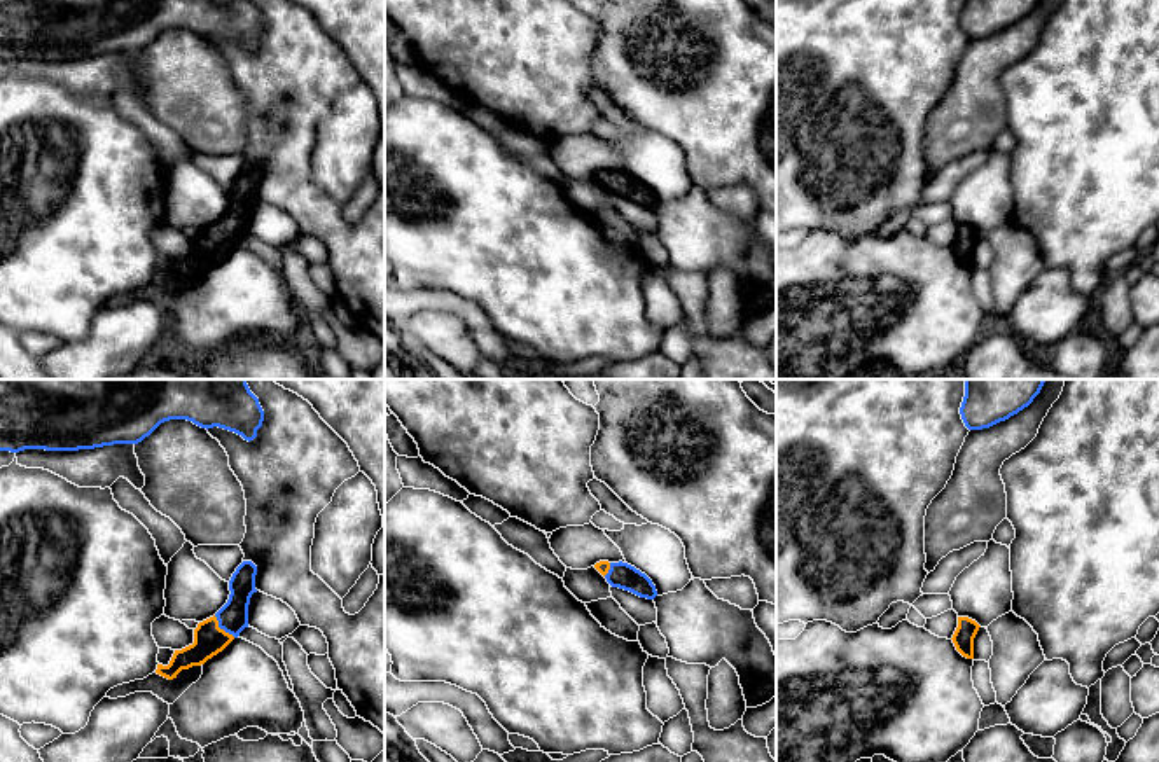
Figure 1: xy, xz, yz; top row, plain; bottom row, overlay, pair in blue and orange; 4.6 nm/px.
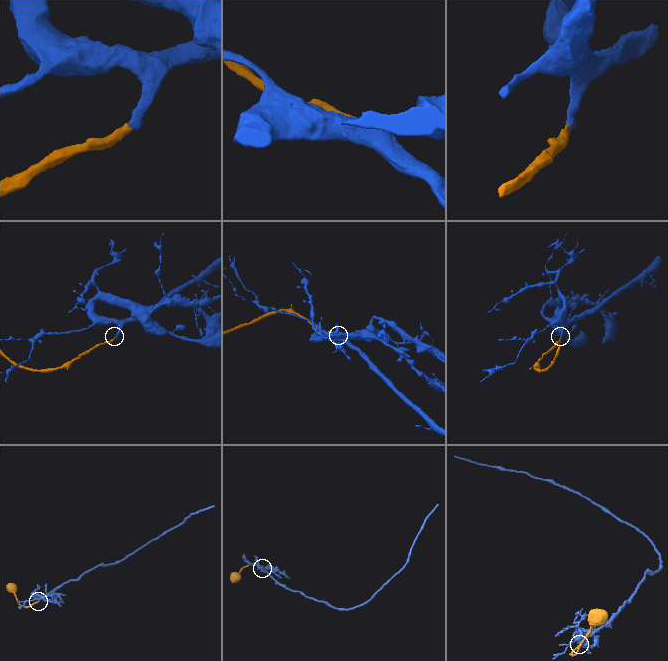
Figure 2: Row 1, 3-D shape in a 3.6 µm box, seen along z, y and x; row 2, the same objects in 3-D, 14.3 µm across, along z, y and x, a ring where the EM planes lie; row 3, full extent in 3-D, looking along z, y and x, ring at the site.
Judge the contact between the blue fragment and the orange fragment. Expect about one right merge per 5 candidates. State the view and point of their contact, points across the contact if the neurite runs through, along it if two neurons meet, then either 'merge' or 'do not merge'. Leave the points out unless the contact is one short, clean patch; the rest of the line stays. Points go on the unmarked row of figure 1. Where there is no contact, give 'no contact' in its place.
xy (222, 236) | across xy (233, 226), (222, 236), (208, 247) | merge

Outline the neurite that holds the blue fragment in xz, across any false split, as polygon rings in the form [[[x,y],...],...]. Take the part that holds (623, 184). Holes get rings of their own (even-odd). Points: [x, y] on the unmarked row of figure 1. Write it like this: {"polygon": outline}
{"polygon": [[[600,170],[594,177],[607,187],[612,196],[629,199],[640,206],[654,208],[657,204],[652,189],[628,171]]]}

